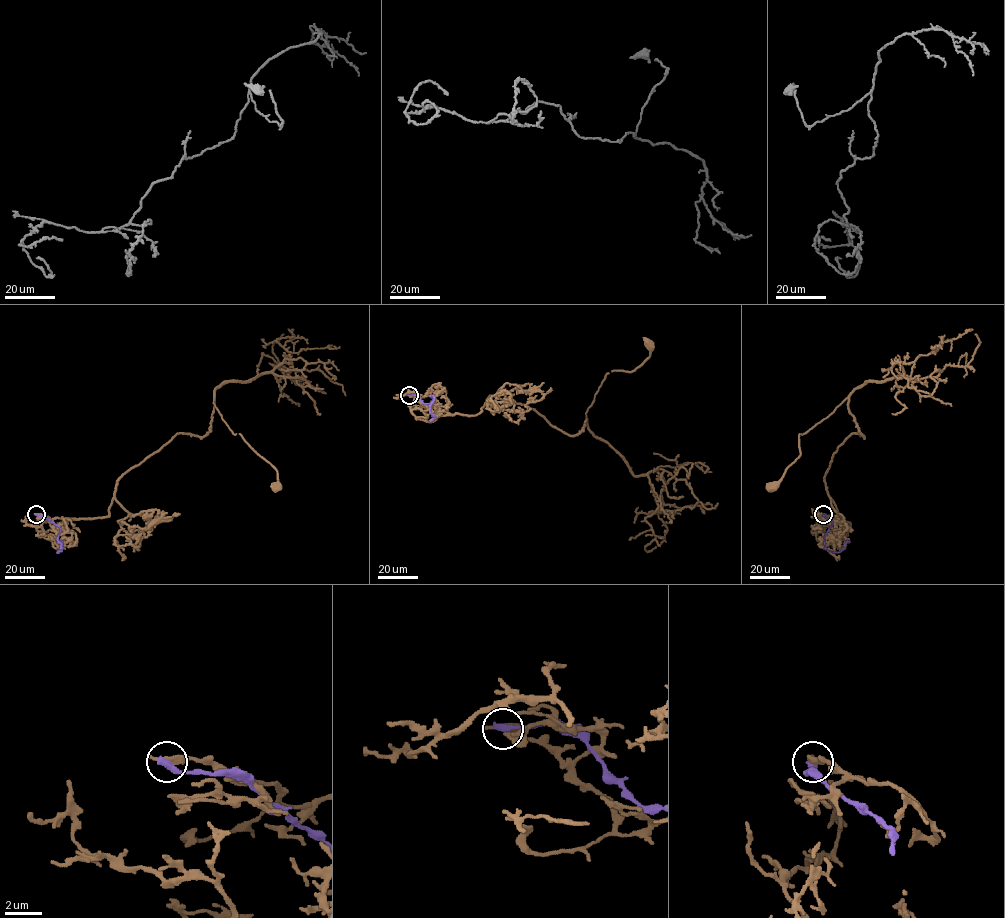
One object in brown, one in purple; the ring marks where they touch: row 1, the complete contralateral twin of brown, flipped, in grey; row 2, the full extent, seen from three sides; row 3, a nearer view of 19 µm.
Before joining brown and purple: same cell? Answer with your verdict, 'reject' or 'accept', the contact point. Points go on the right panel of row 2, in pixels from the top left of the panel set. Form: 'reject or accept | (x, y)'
reject | (823, 514)

